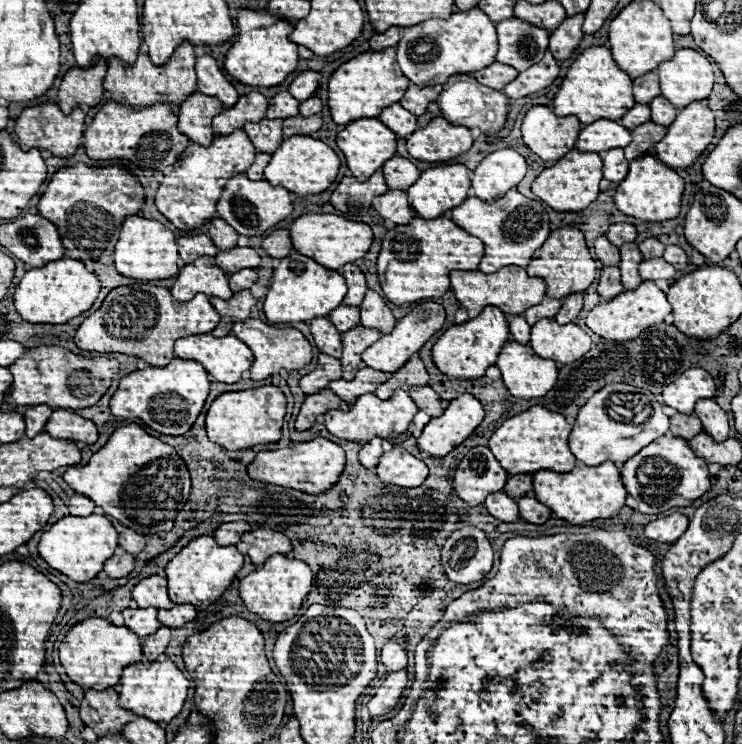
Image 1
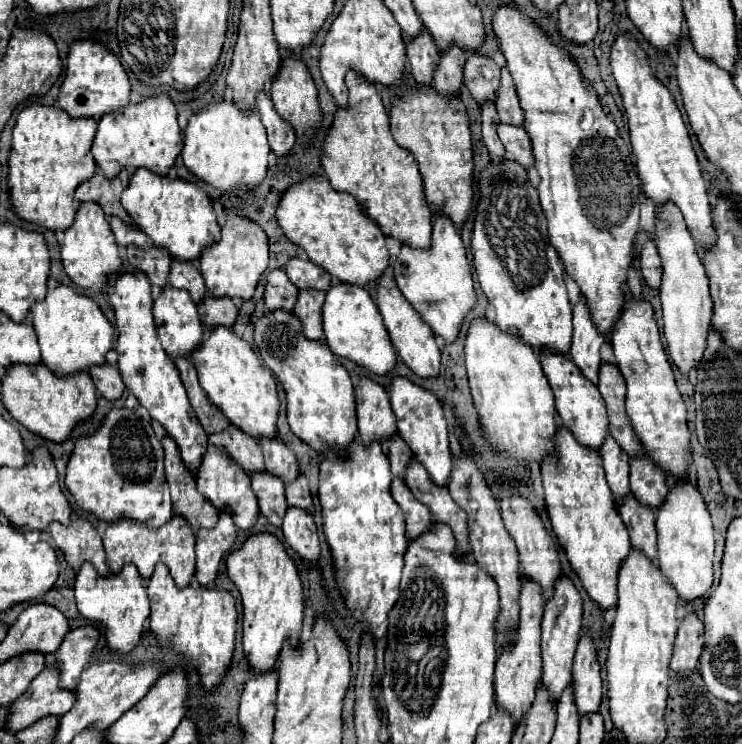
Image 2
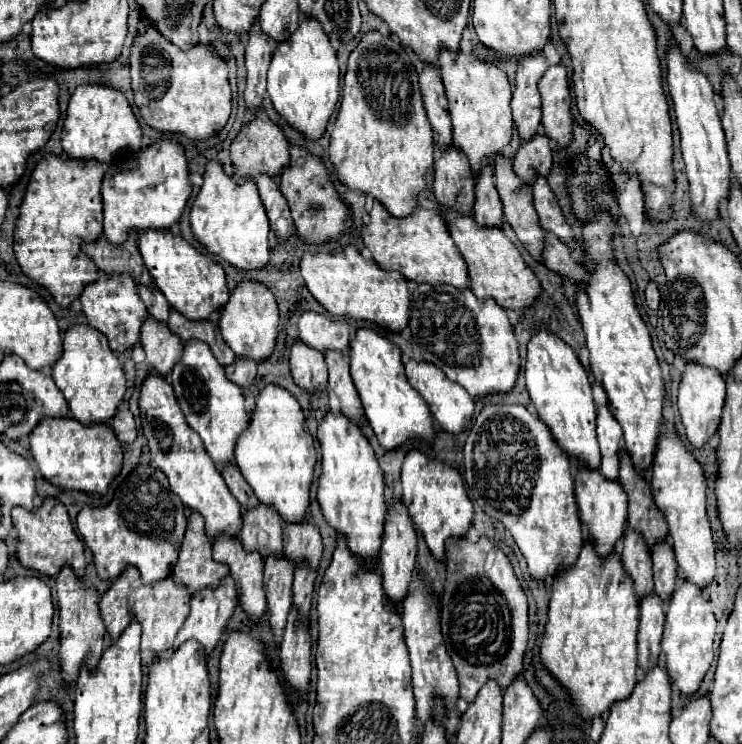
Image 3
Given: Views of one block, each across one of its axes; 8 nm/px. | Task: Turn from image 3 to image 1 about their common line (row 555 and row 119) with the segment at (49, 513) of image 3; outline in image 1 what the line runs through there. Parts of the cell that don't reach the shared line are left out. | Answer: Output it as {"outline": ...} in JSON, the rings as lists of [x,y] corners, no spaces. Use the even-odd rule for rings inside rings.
{"outline":[[[42,102],[42,104],[36,104],[36,106],[30,106],[30,108],[24,108],[20,112],[20,116],[16,118],[16,136],[20,140],[20,146],[24,150],[30,150],[30,148],[44,148],[48,152],[52,152],[54,156],[72,156],[76,152],[76,148],[80,146],[82,142],[82,134],[86,130],[86,114],[82,112],[82,108],[74,108],[70,114],[64,114],[58,104],[54,102]]]}

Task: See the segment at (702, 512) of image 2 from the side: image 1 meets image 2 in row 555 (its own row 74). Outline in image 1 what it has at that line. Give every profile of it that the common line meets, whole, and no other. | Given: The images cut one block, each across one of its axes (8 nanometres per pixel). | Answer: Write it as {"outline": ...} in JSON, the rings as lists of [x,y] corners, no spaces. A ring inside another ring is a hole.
{"outline":[[[692,48],[676,50],[674,58],[664,60],[656,72],[660,76],[662,96],[676,108],[684,108],[694,100],[704,100],[712,92],[712,64],[706,56]]]}

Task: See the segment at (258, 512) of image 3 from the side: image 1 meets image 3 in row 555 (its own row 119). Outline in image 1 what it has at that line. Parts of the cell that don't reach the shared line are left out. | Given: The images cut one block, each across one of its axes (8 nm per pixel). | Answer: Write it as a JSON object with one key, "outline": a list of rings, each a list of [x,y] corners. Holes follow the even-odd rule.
{"outline":[[[262,118],[260,122],[246,122],[244,130],[258,152],[272,154],[282,142],[282,120]]]}

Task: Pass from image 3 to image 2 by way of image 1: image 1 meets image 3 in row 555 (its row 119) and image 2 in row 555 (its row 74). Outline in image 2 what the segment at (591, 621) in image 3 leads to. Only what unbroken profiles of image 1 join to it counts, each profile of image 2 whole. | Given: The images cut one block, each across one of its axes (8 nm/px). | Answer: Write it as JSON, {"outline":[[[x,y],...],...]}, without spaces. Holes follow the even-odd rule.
{"outline":[[[560,428],[556,432],[554,444],[558,446],[558,452],[546,458],[542,466],[542,482],[550,524],[588,596],[606,612],[610,608],[616,608],[618,604],[616,576],[622,562],[632,550],[628,530],[606,484],[600,454],[578,444],[566,428]]]}

